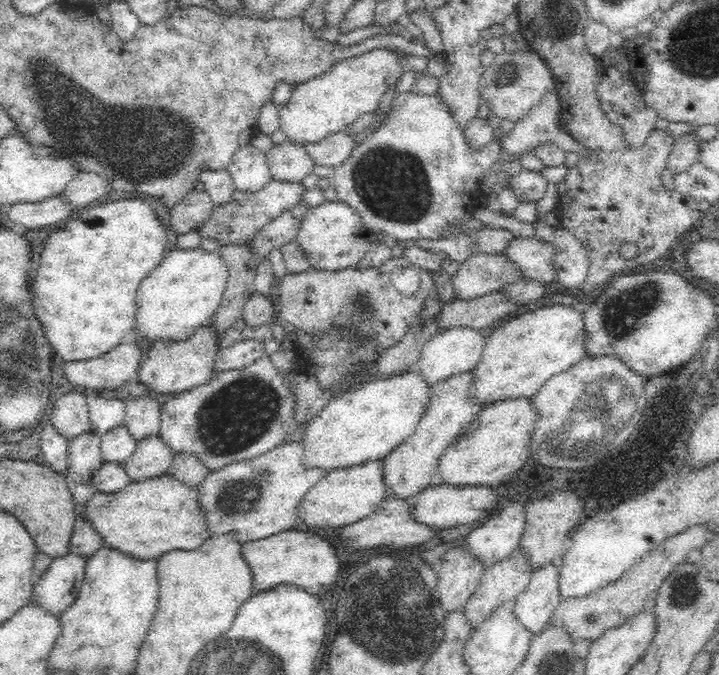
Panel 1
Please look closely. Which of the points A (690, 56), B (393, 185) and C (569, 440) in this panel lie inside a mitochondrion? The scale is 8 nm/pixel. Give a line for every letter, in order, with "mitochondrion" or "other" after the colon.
A: mitochondrion
B: mitochondrion
C: mitochondrion

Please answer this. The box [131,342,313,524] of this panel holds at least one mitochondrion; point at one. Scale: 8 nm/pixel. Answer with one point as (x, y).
(237, 415)

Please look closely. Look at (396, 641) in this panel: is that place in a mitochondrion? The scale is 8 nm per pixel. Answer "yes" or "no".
yes

